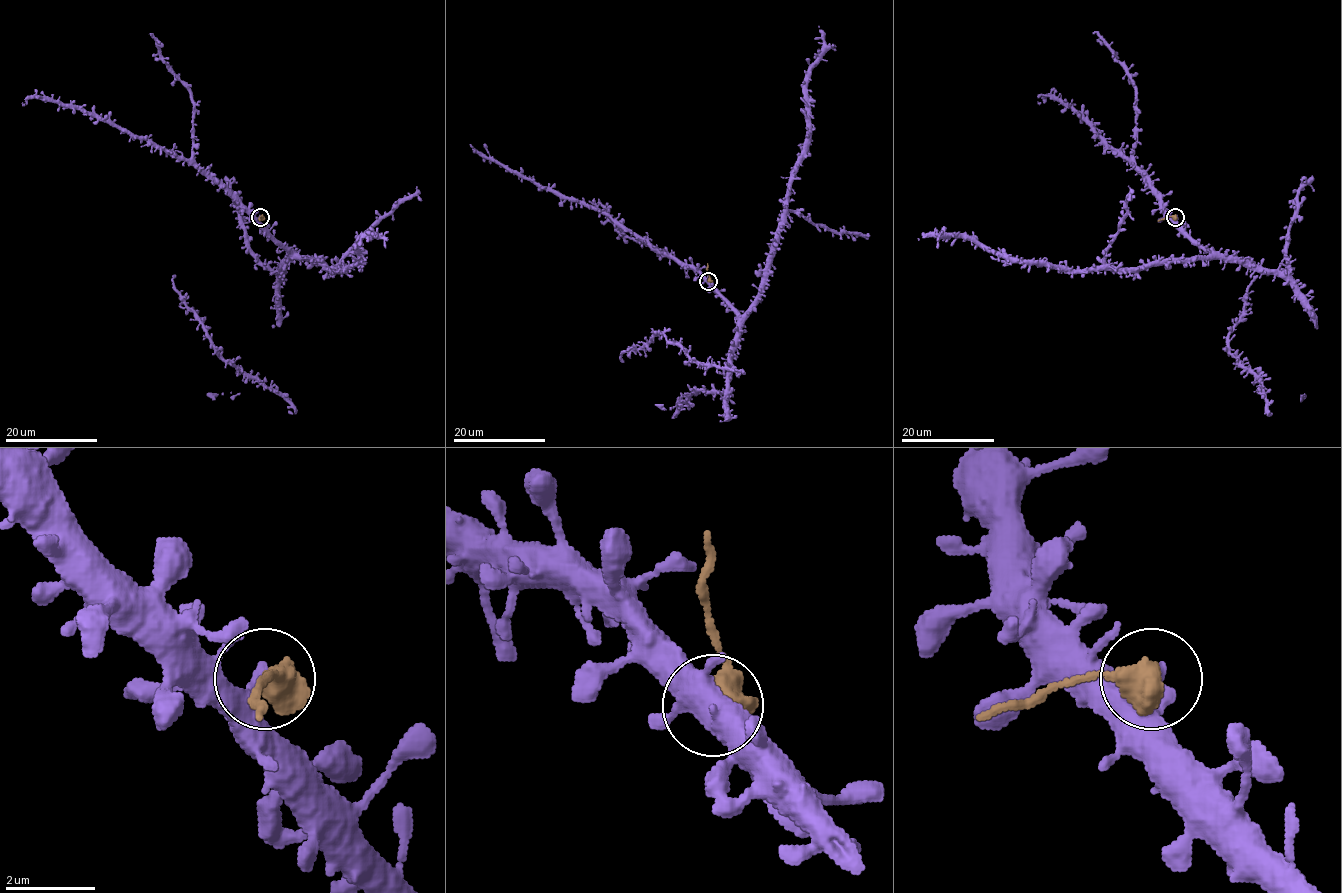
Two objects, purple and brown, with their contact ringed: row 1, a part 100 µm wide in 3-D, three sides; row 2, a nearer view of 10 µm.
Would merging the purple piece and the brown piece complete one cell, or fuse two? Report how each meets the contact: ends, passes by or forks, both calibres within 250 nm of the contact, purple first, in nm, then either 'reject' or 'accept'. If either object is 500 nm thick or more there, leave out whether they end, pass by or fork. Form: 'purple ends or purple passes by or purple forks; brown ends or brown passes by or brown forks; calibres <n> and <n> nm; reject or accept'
calibres 280 and 700 nm; accept

